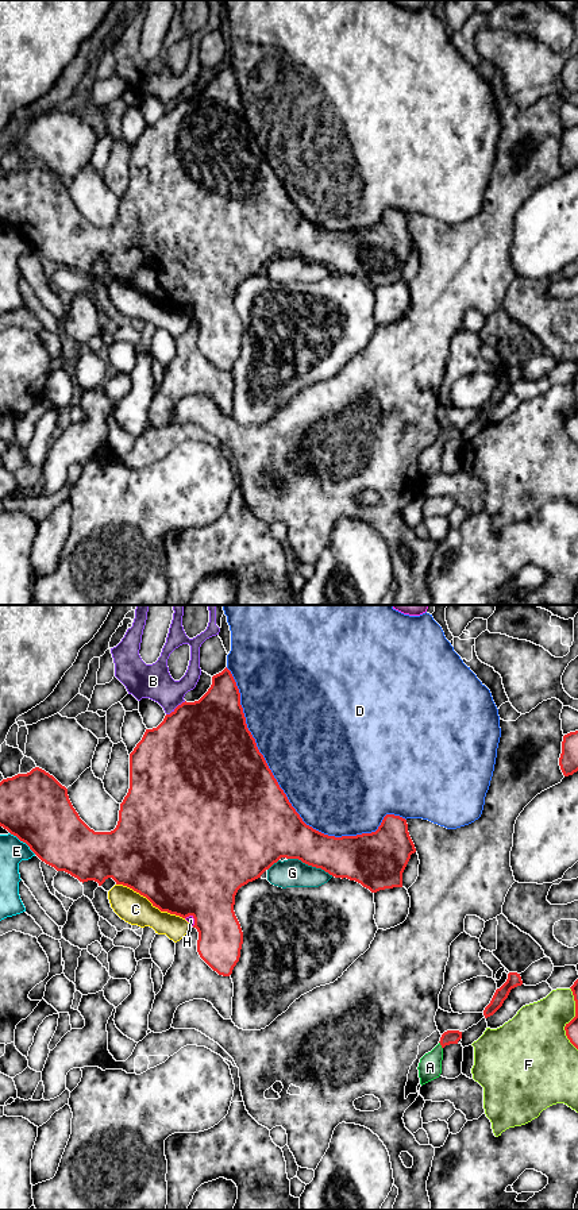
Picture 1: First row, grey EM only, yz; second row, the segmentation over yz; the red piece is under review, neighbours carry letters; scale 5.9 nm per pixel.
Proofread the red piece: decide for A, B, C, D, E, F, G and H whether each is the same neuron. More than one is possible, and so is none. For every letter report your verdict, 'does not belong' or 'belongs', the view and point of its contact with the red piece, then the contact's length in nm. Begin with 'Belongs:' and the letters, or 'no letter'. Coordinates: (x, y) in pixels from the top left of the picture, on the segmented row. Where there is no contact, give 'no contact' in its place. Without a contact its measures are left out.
Belongs: A
A: belongs; meets red in yz at (440, 1044); contact 50 nm long
B: does not belong; meets red in yz at (177, 706); contact 150 nm long
C: does not belong; meets red in yz at (150, 901); contact 460 nm long
D: does not belong; meets red in yz at (286, 797); contact 1400 nm long
E: does not belong; meets red in yz at (23, 842); contact 200 nm long
F: does not belong; meets red in yz at (573, 1018); contact 380 nm long
G: does not belong; meets red in yz at (311, 864); contact 300 nm long
H: does not belong; meets red in yz at (193, 917); contact 80 nm long

